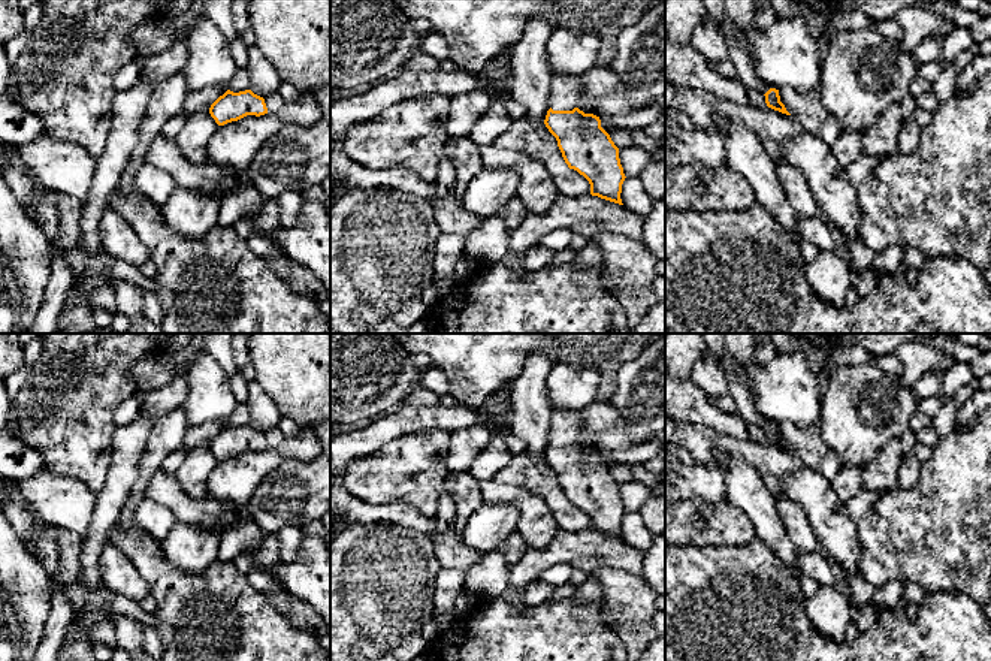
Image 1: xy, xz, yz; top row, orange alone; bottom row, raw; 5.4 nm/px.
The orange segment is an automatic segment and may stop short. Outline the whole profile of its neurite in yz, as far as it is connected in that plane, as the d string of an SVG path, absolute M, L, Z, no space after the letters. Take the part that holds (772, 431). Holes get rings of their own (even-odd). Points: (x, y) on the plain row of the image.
M665 365L665 416L676 422L688 422L697 426L708 426L722 435L735 440L771 443L791 450L780 437L779 425L770 423L765 429L747 423L741 416L716 408L708 396L694 381L680 380L667 371Z

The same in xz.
M553 408L544 459L556 473L568 502L589 516L590 529L623 540L620 528L626 511L619 483L601 462L599 452L577 443L583 428L581 411Z

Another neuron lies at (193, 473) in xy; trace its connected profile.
M196 447L188 452L175 473L182 491L194 499L208 496L208 479L217 467L218 459L209 447Z

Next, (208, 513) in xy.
M161 467L152 474L143 492L143 499L167 507L176 522L188 523L197 529L218 529L221 534L238 525L242 517L211 496L194 499L182 491L173 474Z

